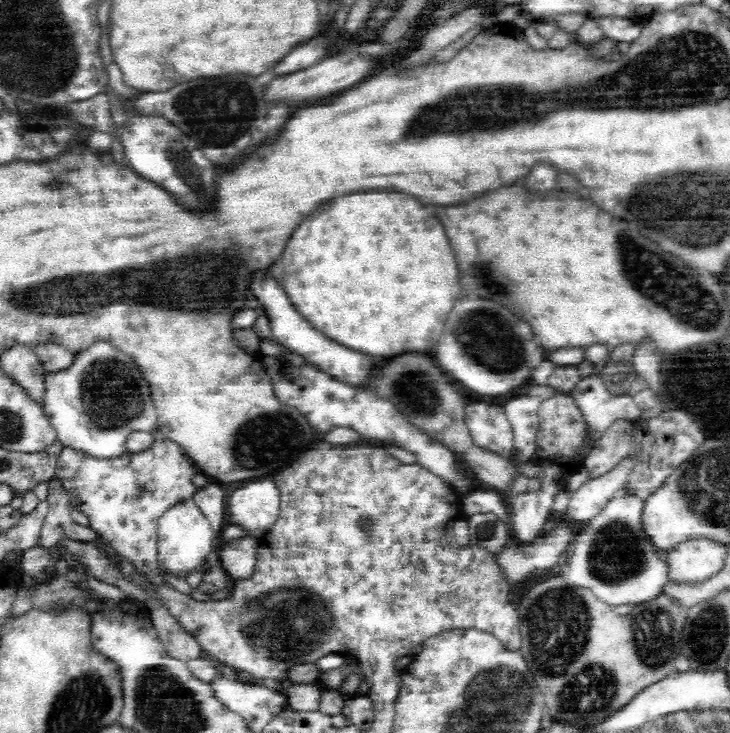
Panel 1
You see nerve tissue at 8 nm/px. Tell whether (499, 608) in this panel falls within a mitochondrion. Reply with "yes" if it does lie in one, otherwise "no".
no

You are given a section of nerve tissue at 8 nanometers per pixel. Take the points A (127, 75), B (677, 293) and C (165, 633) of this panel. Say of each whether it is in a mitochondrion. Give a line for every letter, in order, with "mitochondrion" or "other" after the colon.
A: other
B: mitochondrion
C: other

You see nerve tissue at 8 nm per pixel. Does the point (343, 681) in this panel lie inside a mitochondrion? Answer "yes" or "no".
no

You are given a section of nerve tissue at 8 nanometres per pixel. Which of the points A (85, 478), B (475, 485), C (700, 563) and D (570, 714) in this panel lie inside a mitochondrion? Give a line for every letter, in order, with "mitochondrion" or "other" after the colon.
A: other
B: other
C: other
D: mitochondrion

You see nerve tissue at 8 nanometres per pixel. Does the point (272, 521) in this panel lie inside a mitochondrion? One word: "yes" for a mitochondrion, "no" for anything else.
no

